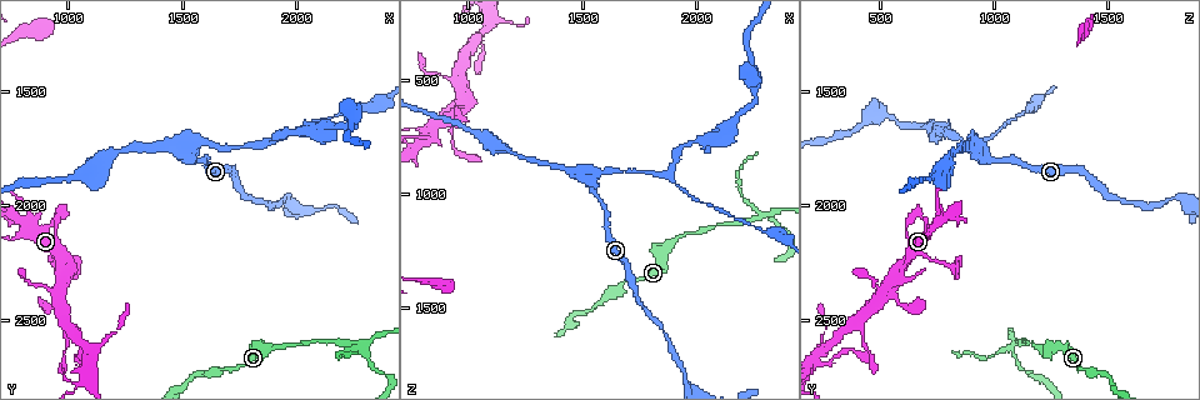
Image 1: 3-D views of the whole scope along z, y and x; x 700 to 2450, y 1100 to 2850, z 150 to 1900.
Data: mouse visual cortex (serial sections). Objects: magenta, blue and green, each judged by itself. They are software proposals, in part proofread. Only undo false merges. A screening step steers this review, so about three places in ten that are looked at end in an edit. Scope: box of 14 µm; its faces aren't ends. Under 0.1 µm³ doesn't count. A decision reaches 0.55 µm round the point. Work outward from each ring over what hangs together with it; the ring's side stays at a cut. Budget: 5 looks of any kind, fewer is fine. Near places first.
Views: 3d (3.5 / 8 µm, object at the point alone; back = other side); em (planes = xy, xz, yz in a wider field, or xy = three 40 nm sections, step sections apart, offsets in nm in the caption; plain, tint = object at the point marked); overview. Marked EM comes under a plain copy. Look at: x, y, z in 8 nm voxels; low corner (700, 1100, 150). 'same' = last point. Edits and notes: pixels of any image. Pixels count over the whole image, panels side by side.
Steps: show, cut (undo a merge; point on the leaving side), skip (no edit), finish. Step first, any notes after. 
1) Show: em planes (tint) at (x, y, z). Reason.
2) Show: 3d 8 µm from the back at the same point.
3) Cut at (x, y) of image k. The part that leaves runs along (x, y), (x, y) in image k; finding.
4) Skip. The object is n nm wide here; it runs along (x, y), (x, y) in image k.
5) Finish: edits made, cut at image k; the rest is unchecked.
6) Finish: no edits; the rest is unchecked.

Show: 3d 3.5 µm at (2300, 2620, 1100). Side arm on a straight run.

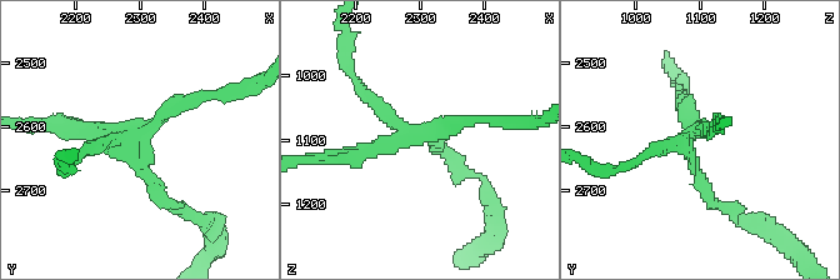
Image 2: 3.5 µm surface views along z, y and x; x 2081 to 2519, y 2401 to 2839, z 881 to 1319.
Show: em xy step 2 (tint) at (2290, 2610, 1090). Now the EM.

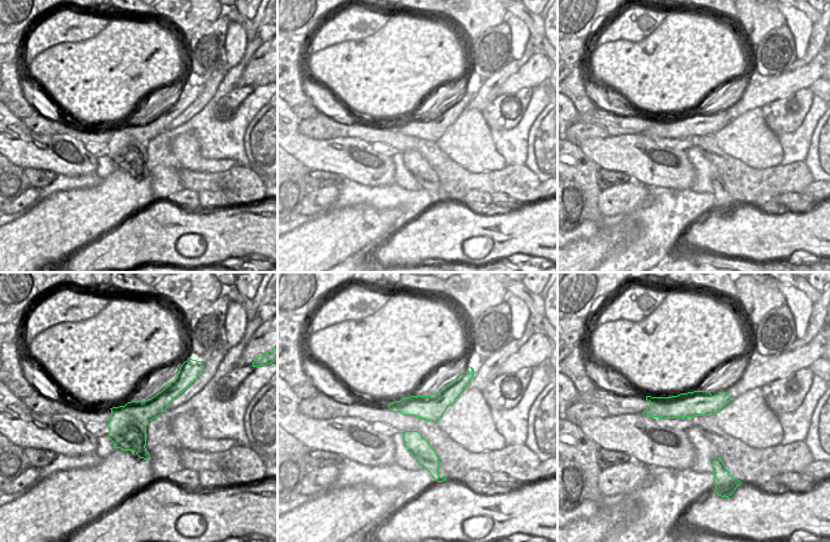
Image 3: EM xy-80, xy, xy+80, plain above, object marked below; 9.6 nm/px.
Cut at (150, 184) of image 2. The part that leaves runs along (131, 140), (158, 198), (200, 216) in image 2; two cells meet here.

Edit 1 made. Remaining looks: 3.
Show: 3d 3.5 µm from the back at (1550, 1720, 920). Three arms meet.

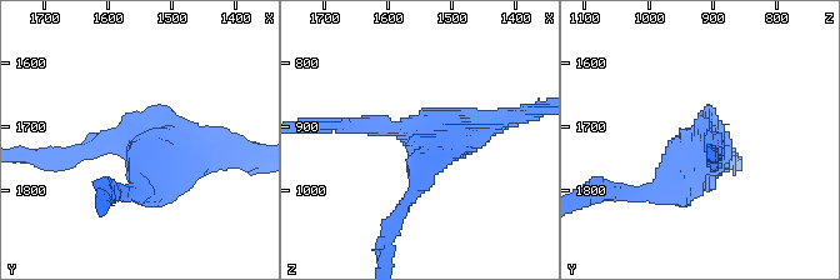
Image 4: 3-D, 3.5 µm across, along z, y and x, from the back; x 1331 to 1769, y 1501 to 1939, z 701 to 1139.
Show: em xy step 3 (tint) at (1555, 1725, 905). 3 arms meet here; the arms are 200, 250, 300 nm wide.

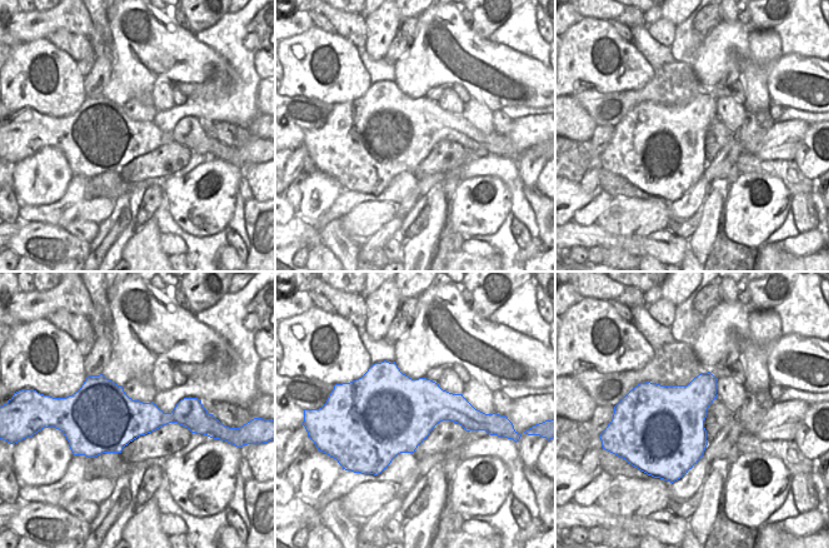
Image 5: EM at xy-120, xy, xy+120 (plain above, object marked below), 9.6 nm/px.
Show: em planes (tint) at the same point. Another direction.

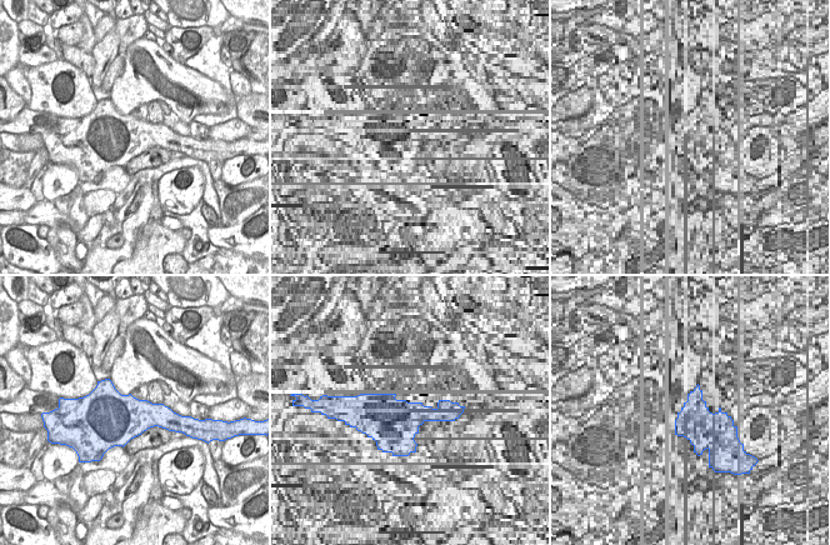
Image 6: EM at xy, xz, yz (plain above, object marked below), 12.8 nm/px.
Skip. Continuous, no second cell.

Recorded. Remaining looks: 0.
Finish: edits made, cut at image 2; the rest is unchecked.

